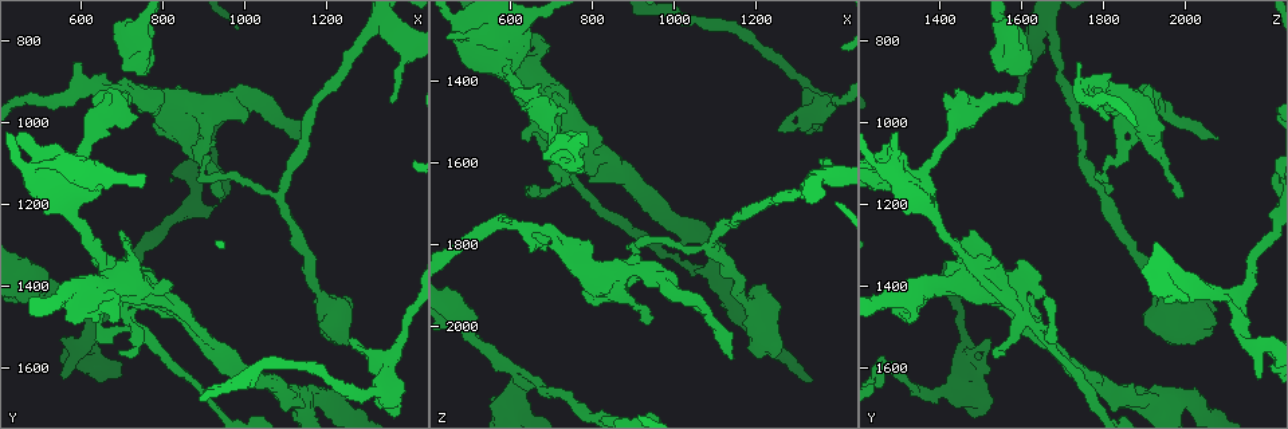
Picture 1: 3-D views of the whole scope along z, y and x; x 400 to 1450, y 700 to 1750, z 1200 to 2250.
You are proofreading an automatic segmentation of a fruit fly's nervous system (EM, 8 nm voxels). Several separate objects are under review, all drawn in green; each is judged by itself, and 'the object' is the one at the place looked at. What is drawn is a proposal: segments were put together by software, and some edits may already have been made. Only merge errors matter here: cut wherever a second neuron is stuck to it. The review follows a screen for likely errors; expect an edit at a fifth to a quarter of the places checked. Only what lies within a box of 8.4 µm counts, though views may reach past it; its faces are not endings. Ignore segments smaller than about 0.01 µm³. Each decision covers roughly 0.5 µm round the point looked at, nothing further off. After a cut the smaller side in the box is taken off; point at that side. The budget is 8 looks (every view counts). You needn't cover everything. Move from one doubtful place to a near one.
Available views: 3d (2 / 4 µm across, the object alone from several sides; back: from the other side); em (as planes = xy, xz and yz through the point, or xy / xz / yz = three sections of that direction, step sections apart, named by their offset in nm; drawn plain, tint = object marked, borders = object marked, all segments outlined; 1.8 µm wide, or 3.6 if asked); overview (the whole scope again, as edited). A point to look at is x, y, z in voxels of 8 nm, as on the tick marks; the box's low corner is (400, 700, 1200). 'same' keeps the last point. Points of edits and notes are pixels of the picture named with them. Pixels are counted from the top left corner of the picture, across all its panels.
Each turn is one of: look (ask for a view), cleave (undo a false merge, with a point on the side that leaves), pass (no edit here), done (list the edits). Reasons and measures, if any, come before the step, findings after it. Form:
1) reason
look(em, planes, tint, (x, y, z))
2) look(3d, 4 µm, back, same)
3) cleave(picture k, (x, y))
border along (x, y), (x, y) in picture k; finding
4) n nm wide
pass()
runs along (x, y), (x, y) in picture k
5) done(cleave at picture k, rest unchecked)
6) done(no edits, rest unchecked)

abrupt turn
look(em, 3.6 µm, yz, step 4, tint, (675, 1375, 1485))

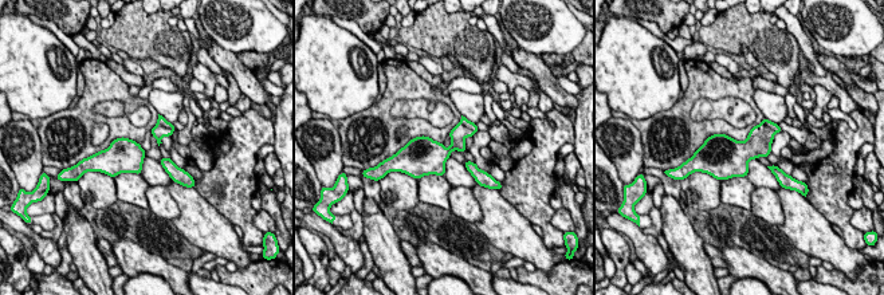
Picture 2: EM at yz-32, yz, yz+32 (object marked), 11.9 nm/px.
cleave(picture 2, (160, 120))
border along (157, 122), (172, 130) in picture 2; two neurons meet here

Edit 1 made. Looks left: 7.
sharp bend
look(3d, 2 µm, (900, 1130, 1795))

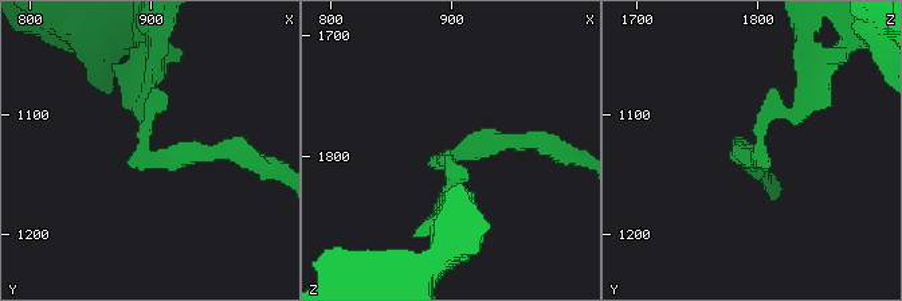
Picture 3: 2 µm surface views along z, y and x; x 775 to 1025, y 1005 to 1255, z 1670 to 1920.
look(em, planes, tint, (896, 1122, 1804))

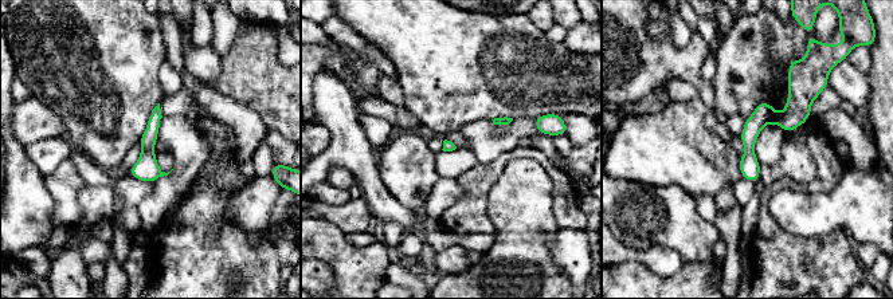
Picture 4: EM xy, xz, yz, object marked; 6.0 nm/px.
60 nm wide
cleave(picture 4, (764, 113))
two neurons meet here

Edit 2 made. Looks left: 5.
abrupt turn
look(em, planes, tint, (740, 785, 1550))

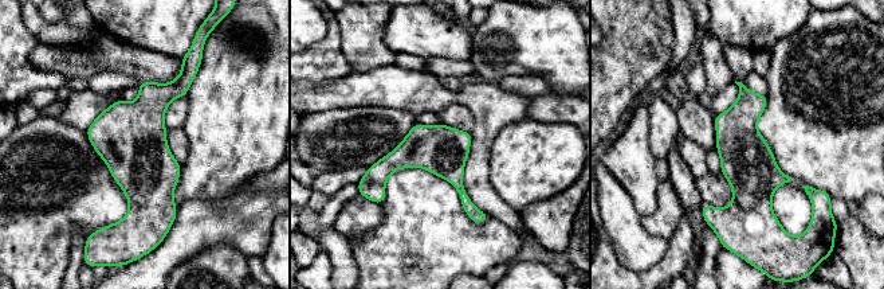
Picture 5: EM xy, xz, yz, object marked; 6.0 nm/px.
300 nm wide
pass()
runs along (742, 89), (743, 213), (734, 229) in picture 5; one neuron here

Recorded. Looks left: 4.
done(cleave at picture 2, cleave at picture 4, rest unchecked)

